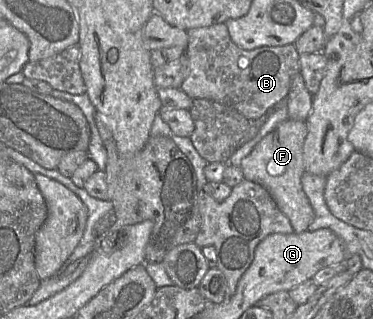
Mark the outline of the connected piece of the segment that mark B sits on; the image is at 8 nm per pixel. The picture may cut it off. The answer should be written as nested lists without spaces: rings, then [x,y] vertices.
[[[225,23],[192,28],[187,31],[188,45],[185,55],[189,61],[189,74],[180,89],[192,99],[204,98],[233,107],[249,121],[258,120],[285,100],[294,75],[300,72],[299,54],[293,44],[264,46],[253,50],[239,48],[230,38]]]

